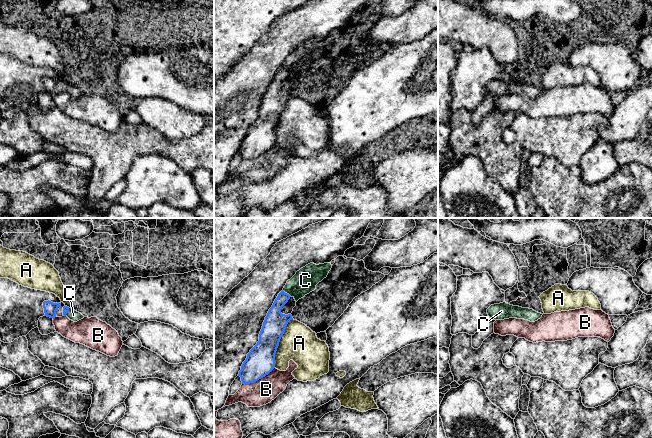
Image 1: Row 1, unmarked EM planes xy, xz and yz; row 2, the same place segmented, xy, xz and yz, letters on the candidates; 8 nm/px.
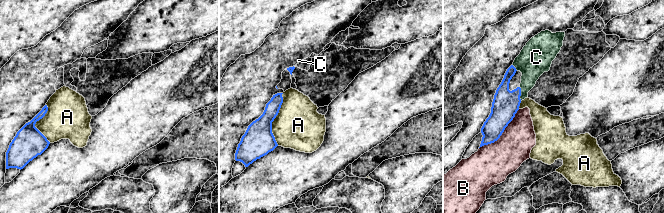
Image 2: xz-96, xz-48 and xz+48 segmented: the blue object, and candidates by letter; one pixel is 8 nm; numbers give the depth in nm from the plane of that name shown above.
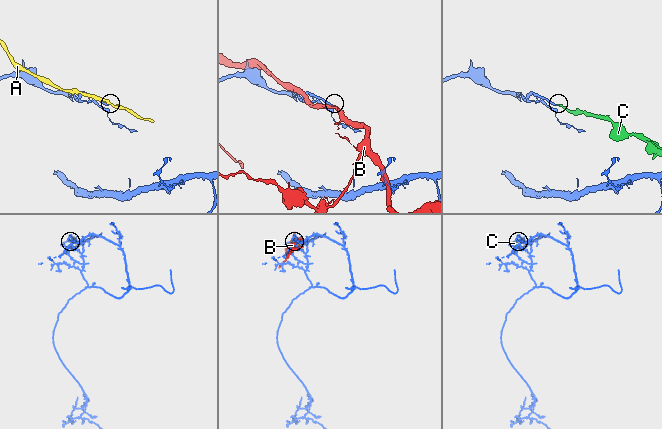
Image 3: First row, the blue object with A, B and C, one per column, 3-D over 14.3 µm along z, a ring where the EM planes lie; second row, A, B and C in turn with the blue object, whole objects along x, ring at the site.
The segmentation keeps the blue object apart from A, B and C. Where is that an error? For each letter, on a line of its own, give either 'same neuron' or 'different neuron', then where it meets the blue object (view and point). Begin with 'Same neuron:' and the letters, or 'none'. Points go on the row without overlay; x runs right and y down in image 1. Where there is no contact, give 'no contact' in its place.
Same neuron: C
A: different neuron | xz (278, 119)
B: different neuron | xz (258, 155)
C: same neuron | xz (286, 69)

